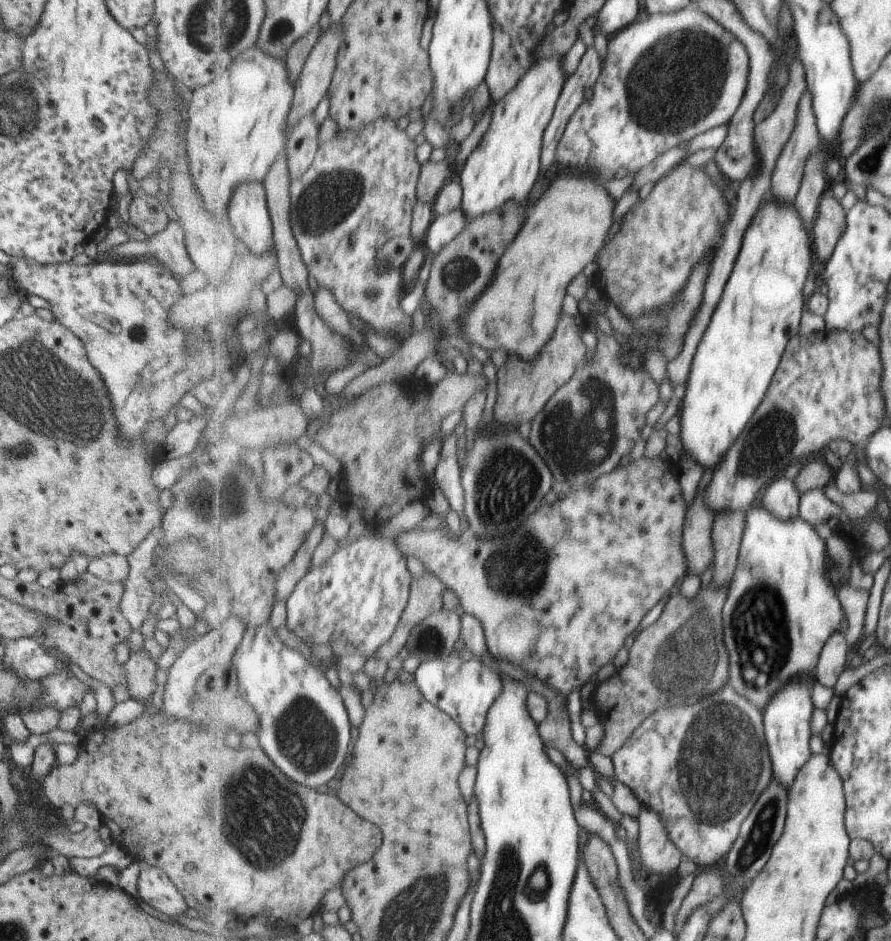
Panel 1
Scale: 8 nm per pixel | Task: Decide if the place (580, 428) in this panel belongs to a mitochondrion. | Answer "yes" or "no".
yes

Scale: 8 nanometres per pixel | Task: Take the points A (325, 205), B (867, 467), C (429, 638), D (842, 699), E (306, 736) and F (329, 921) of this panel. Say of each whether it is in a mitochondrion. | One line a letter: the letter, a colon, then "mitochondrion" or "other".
A: mitochondrion
B: other
C: mitochondrion
D: other
E: mitochondrion
F: other

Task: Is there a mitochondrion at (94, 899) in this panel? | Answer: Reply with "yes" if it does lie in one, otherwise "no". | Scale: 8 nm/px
no

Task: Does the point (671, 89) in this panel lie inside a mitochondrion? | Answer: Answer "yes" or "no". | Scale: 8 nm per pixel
yes

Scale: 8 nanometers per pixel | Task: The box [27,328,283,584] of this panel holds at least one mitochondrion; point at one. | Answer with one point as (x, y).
(202, 493)

